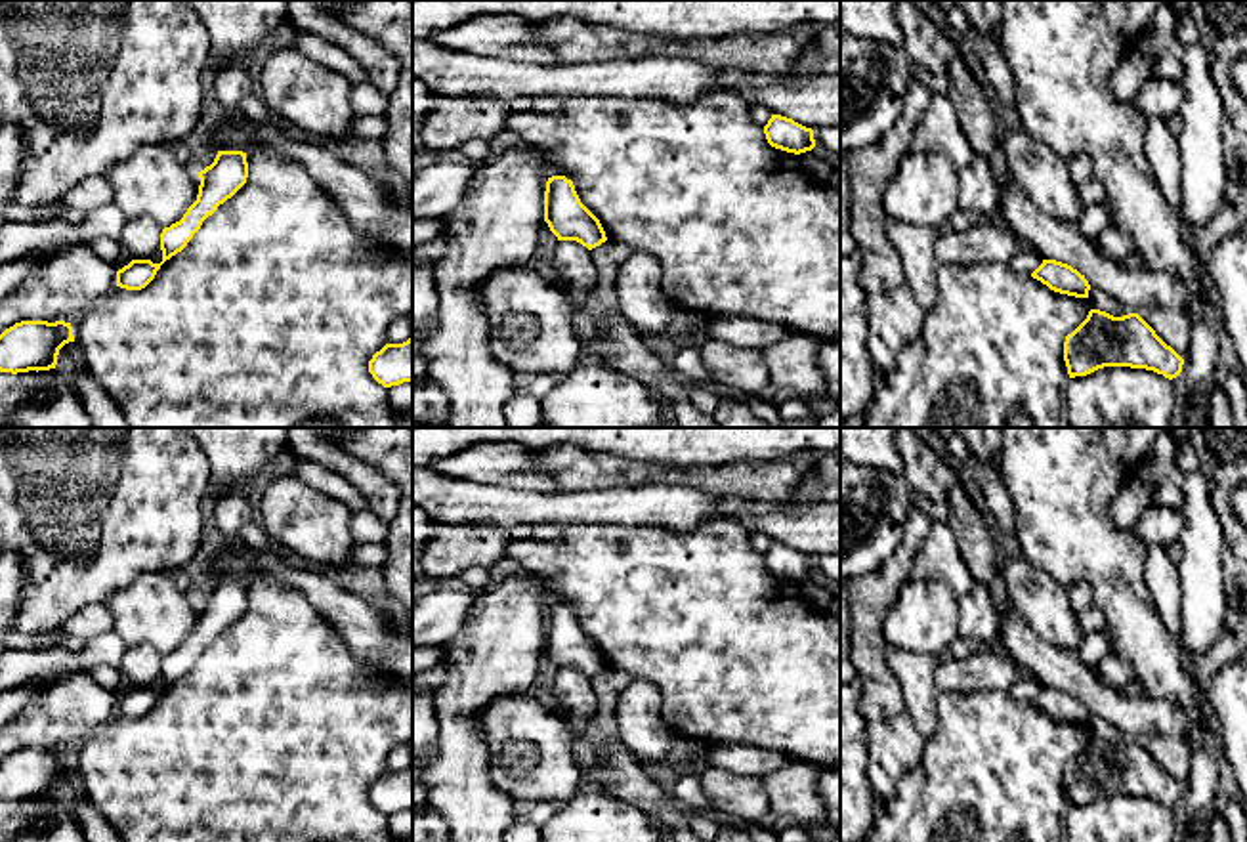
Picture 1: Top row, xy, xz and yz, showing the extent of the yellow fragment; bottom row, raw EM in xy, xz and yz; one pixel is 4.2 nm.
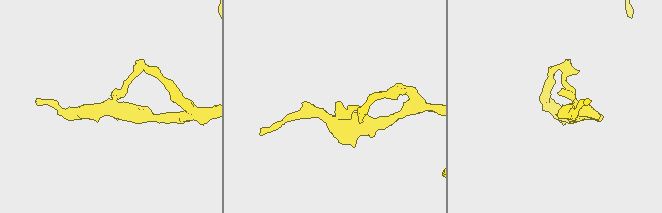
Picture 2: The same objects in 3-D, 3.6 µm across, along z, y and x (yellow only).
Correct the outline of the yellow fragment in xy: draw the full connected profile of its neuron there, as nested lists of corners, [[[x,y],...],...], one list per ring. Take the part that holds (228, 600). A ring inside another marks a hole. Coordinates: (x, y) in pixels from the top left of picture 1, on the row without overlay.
[[[218,579],[214,590],[201,598],[199,605],[201,613],[197,628],[187,636],[180,649],[164,655],[160,661],[162,689],[132,687],[116,699],[116,714],[126,718],[145,716],[155,706],[160,693],[187,674],[202,649],[246,611],[246,580]]]

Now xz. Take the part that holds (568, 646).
[[[552,603],[546,609],[544,649],[558,668],[577,668],[588,678],[607,668],[600,647],[581,630],[565,603]]]

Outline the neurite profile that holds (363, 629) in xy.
[[[243,546],[212,559],[216,579],[271,579],[298,588],[315,611],[342,636],[349,653],[363,664],[378,666],[412,682],[412,634],[390,630],[382,611],[319,571],[286,565],[271,552]]]

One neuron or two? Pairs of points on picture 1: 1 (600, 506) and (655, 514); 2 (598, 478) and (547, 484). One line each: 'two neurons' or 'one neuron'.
1: one neuron
2: two neurons

